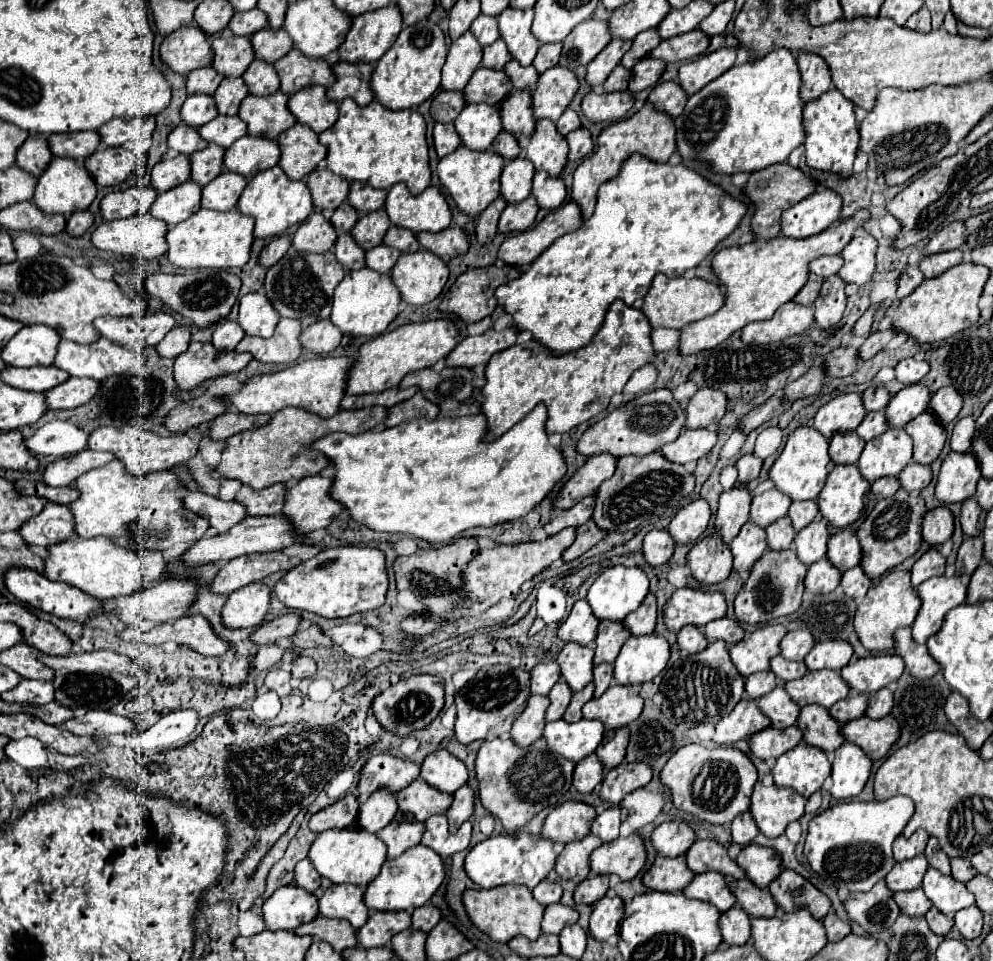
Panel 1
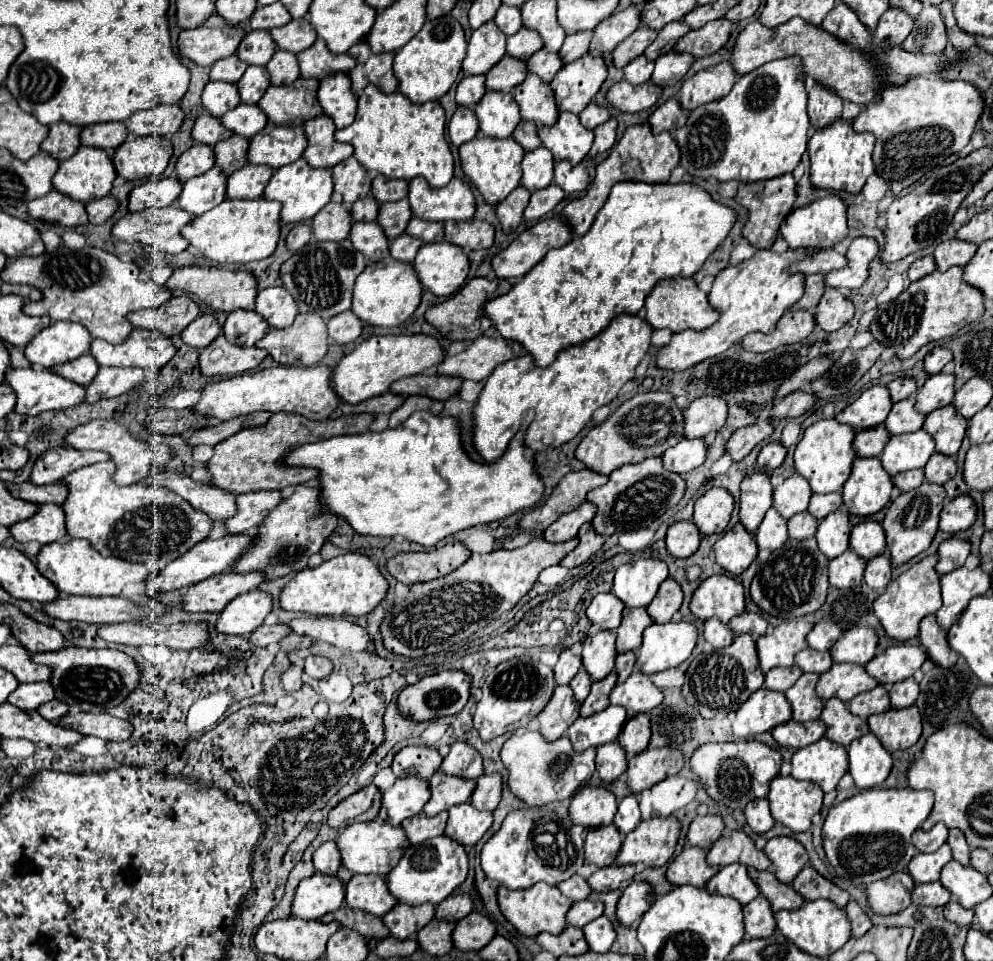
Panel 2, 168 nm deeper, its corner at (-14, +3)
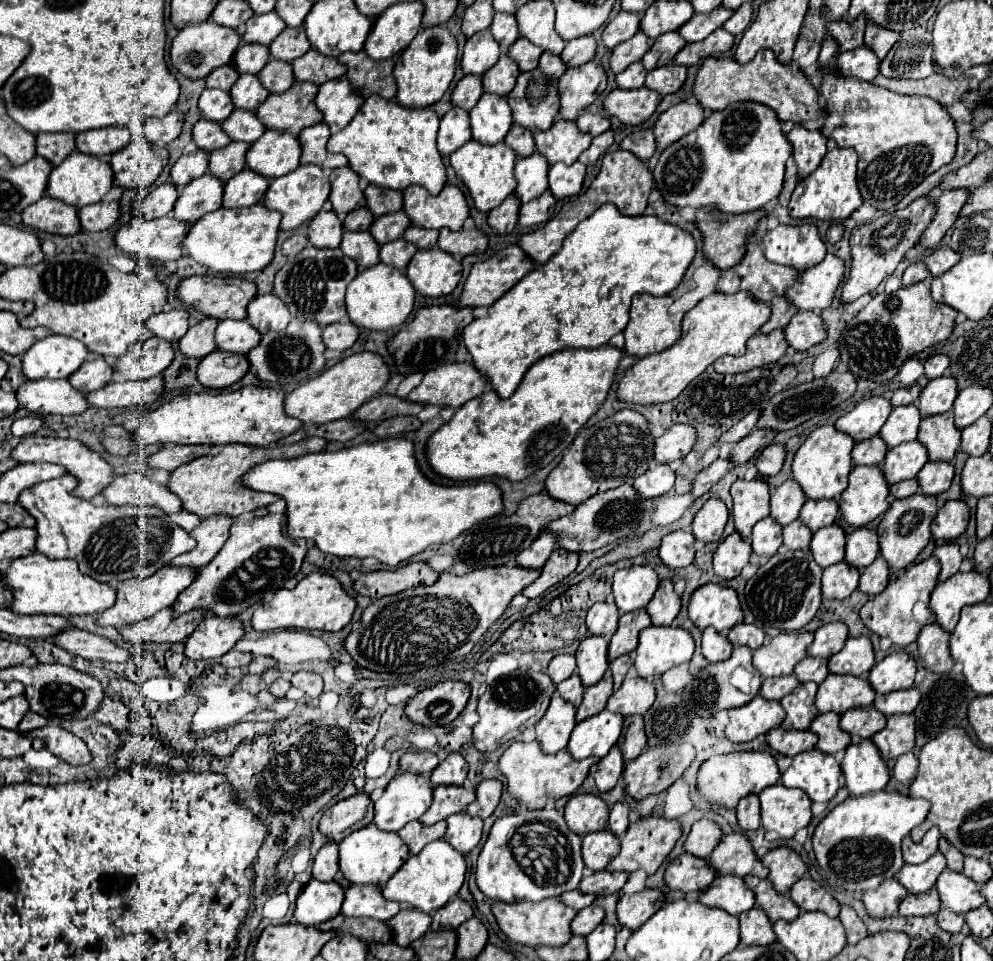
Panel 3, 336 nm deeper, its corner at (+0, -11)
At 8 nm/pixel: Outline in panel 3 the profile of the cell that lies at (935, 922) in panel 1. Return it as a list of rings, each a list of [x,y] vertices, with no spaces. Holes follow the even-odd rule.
[[[940,908],[940,910],[936,912],[936,922],[938,922],[938,926],[940,926],[942,930],[946,930],[946,932],[950,932],[950,934],[958,934],[960,928],[964,926],[964,918],[962,918],[960,914],[950,912],[948,908]]]

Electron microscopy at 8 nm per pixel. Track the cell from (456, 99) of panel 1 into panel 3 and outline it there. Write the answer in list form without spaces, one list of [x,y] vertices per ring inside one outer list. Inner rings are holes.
[[[464,76],[456,84],[456,88],[452,90],[450,102],[452,102],[452,106],[470,110],[480,100],[480,96],[482,96],[482,82],[480,82],[480,78],[476,78],[476,76]]]

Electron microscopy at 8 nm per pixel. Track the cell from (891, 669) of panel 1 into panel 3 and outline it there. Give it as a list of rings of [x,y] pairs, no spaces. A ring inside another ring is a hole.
[[[894,652],[872,666],[868,672],[868,682],[878,694],[888,694],[894,690],[912,688],[916,674],[916,662],[906,652]]]

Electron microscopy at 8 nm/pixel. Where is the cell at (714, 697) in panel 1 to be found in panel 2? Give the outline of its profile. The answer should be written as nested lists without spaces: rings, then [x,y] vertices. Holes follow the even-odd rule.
[[[740,634],[734,644],[714,650],[710,654],[700,654],[692,660],[686,672],[682,694],[686,702],[696,708],[704,718],[724,718],[736,712],[750,694],[754,694],[764,684],[764,674],[758,668],[756,658],[756,638],[750,634]]]

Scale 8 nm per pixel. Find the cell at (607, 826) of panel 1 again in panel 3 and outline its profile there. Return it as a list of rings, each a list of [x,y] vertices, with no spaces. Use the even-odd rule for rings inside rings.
[[[616,802],[610,808],[610,820],[608,820],[608,830],[616,836],[622,836],[628,828],[628,806],[624,802]]]

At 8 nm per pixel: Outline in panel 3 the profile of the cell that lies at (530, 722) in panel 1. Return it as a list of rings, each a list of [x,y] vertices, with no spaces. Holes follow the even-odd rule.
[[[552,696],[546,714],[534,726],[536,740],[540,742],[542,752],[554,754],[554,752],[566,748],[570,732],[576,724],[574,716],[576,716],[576,708],[570,702],[562,700],[560,696]]]

